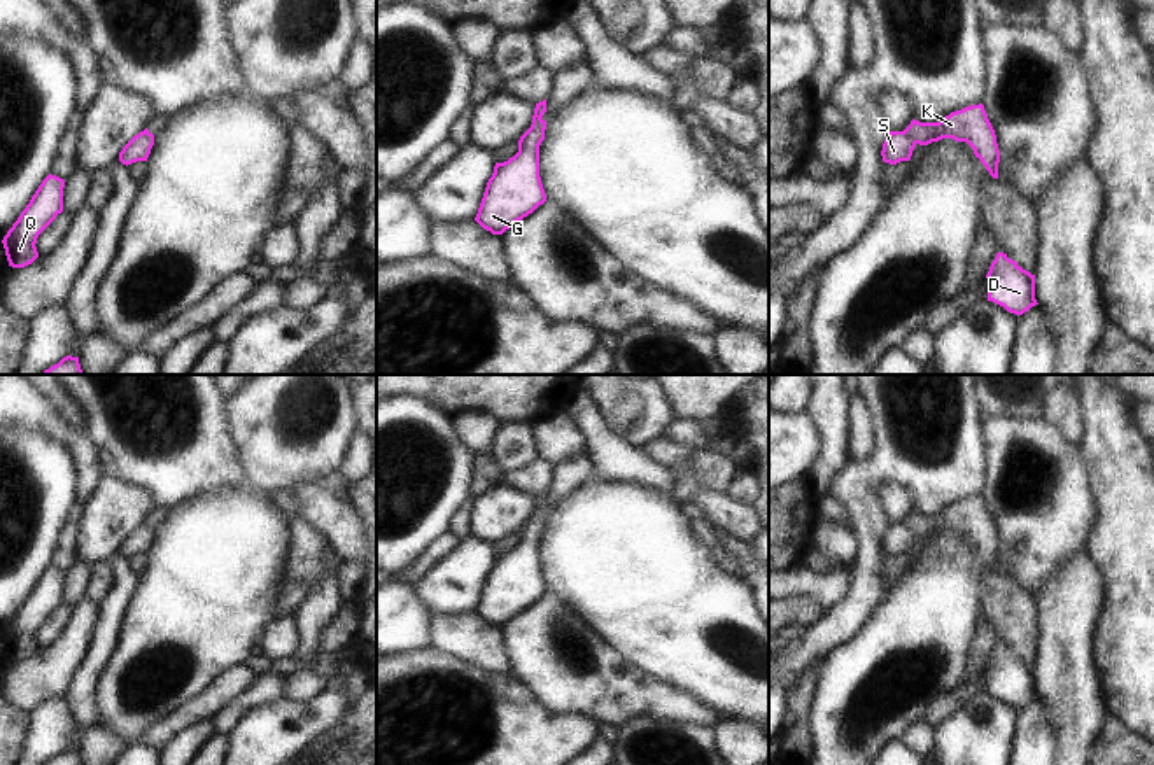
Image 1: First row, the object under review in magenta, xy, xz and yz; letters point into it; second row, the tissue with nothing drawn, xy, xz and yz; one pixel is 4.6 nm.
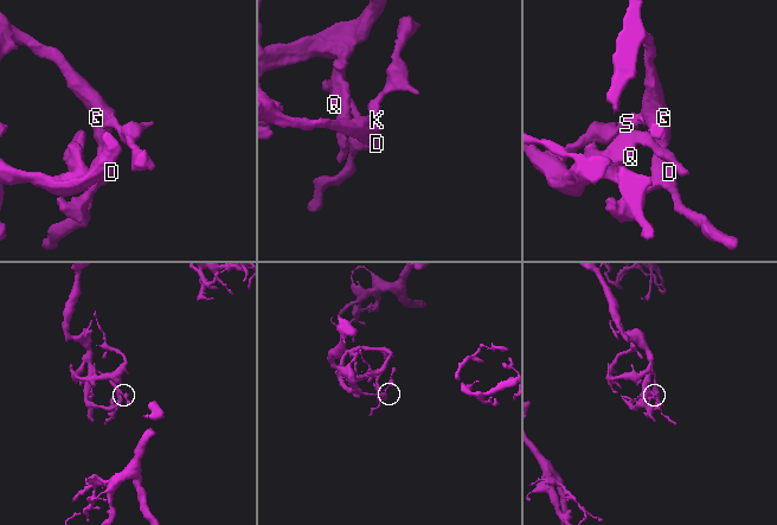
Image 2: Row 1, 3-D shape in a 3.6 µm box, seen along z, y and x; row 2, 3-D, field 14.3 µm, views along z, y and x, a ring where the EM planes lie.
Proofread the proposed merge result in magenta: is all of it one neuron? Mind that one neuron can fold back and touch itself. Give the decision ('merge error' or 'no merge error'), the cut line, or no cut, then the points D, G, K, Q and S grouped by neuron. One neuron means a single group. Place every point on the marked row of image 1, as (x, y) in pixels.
merge error; cut yz (904, 130), (914, 144); groups D G K Q / S

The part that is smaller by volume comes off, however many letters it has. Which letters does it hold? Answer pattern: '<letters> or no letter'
S

